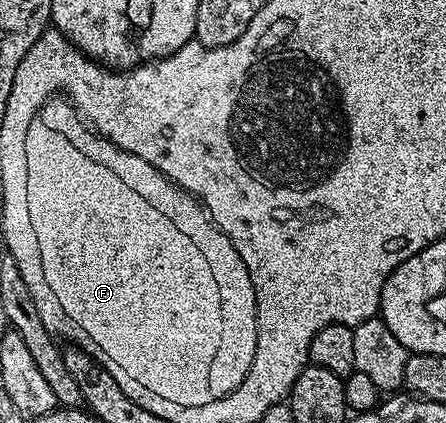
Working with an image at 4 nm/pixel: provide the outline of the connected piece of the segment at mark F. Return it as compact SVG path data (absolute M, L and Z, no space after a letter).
M53 97L42 106L45 109L45 123L61 133L49 133L49 137L43 137L43 151L25 151L27 214L31 216L31 229L35 229L35 237L39 240L43 270L45 275L49 275L49 283L53 283L53 291L57 291L57 299L65 303L65 311L69 311L77 323L85 323L85 331L89 331L89 335L93 335L93 339L97 339L97 343L101 343L101 347L105 347L105 351L109 351L109 355L113 355L113 359L117 359L117 363L121 363L132 379L144 388L150 388L166 401L175 401L175 405L198 407L207 405L207 401L219 401L234 391L243 377L247 377L257 344L257 302L243 257L239 257L233 242L213 224L194 196L171 182L159 169L143 161L143 157L135 157L130 151L119 149L112 141L86 126L66 98Z

